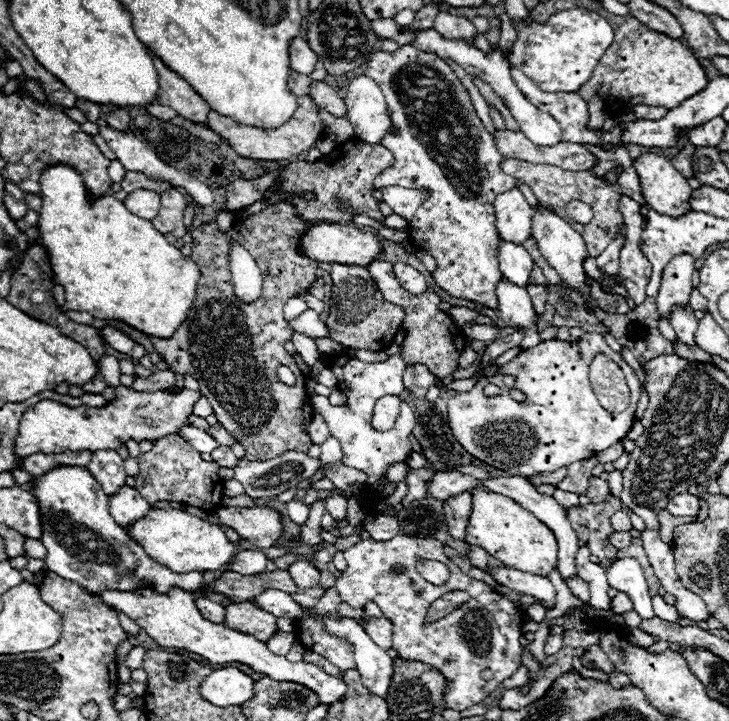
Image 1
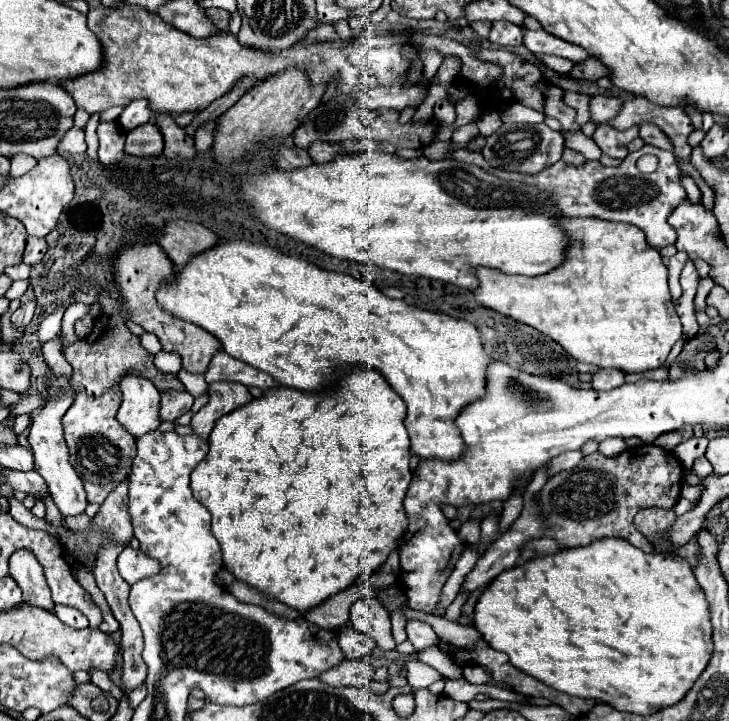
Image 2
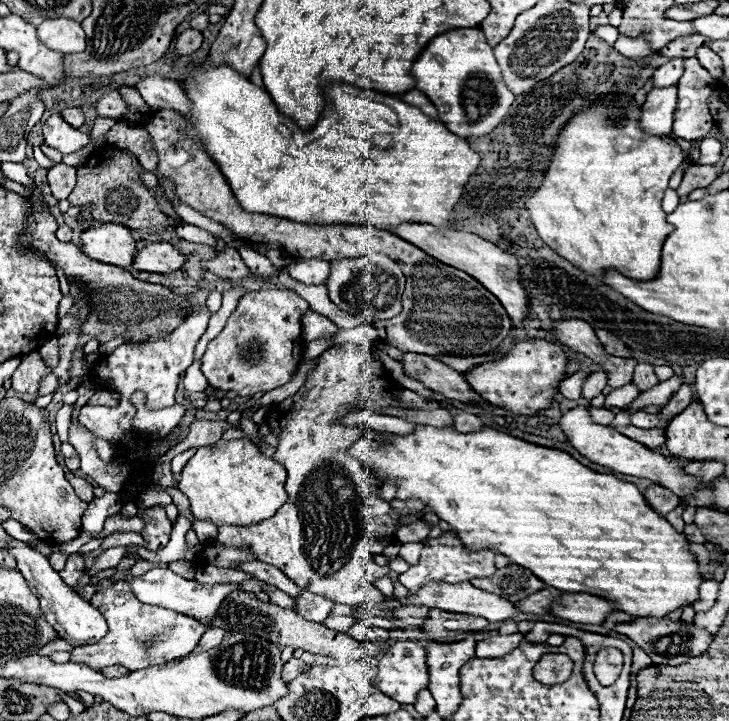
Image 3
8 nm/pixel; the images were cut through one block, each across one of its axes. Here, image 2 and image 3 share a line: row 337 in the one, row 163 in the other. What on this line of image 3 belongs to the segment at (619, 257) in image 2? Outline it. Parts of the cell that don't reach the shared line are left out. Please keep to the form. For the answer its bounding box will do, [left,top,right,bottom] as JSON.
[526,90,684,280]

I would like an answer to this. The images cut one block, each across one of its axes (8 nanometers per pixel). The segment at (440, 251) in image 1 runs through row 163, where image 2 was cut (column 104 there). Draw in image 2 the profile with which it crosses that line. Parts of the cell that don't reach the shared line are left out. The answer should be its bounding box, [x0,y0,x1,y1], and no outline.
[64,388,136,502]

